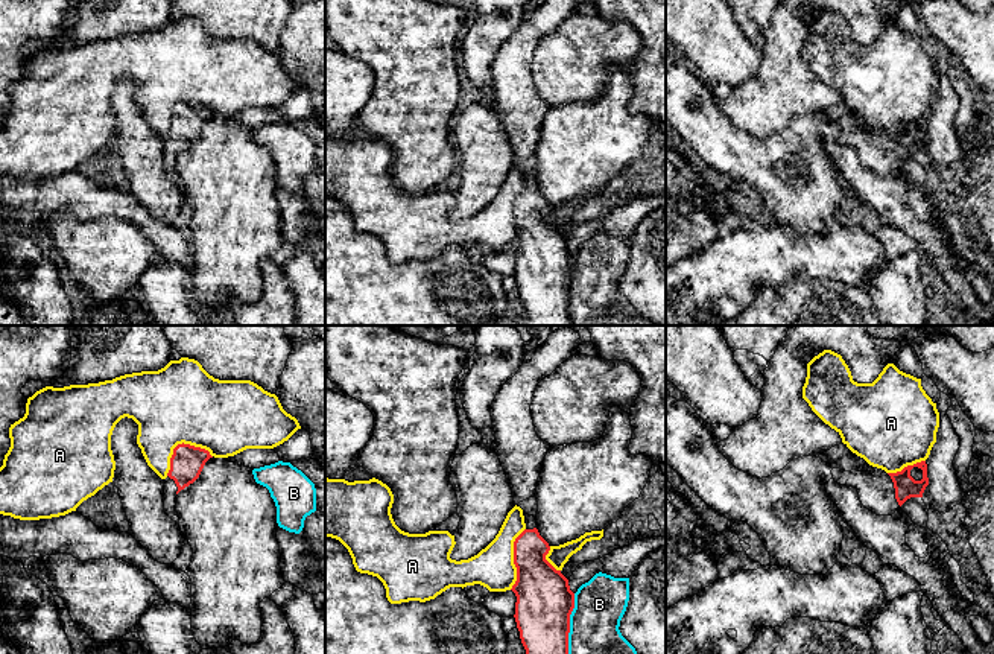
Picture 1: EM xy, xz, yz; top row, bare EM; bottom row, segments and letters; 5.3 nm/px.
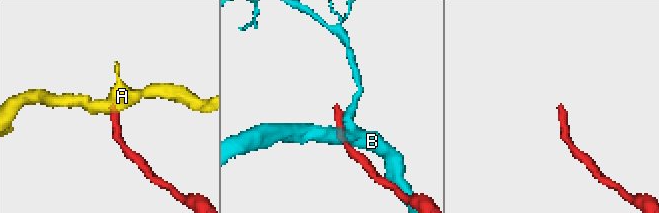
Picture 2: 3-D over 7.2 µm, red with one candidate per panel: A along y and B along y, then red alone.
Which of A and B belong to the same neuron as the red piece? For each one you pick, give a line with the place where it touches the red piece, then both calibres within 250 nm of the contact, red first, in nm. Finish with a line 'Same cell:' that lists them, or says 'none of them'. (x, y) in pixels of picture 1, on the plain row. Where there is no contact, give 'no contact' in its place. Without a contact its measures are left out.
Same cell: none of them

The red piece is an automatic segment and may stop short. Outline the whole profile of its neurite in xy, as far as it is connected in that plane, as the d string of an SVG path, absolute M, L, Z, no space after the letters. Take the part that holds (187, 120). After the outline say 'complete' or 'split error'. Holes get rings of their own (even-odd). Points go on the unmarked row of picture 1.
M182 102L173 108L170 129L164 138L164 169L173 181L179 183L176 154L199 137L210 117L213 116L208 110L190 103Z | split error

